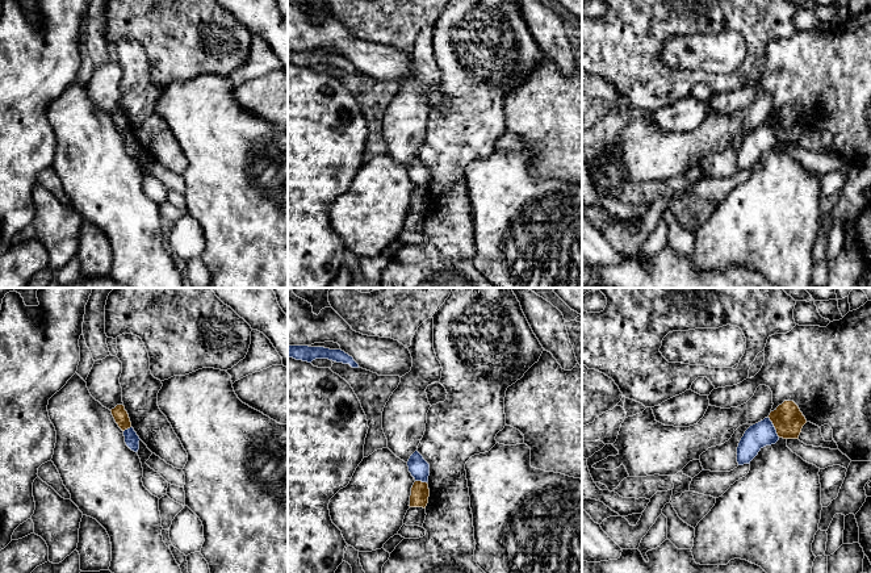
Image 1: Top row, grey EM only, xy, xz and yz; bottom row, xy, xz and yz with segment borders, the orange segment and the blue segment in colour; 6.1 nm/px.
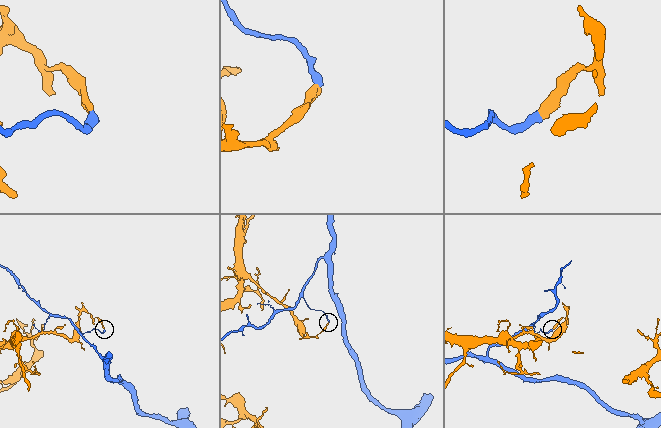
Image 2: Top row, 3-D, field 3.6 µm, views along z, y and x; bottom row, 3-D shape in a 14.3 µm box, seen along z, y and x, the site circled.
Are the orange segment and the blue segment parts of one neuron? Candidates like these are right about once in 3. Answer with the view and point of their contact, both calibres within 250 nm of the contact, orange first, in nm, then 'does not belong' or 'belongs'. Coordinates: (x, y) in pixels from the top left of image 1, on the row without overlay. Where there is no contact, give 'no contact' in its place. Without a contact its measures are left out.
contact yz (774, 132); calibres 190 and 150 nm; does not belong

